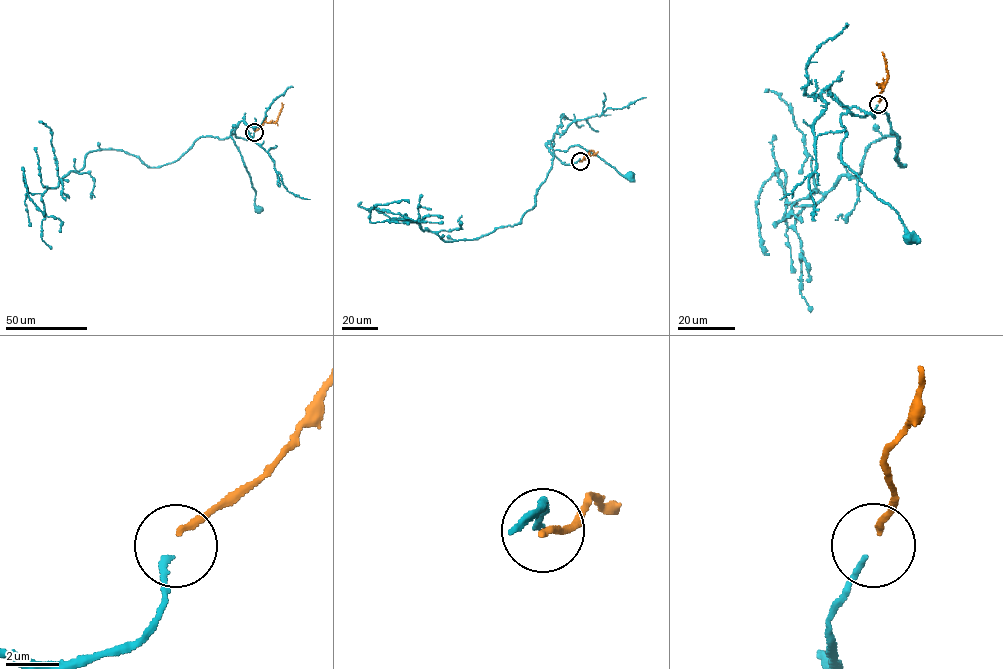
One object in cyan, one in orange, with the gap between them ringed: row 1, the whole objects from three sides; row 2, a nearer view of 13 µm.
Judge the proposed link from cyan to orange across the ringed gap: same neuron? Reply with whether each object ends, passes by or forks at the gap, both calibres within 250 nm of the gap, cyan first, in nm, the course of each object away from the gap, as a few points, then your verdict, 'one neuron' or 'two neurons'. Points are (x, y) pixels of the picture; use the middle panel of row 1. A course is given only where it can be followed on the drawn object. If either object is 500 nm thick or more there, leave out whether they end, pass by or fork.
cyan ends | orange ends | 200/200 nm | cyan via (580, 161), (565, 164), (547, 145), (553, 155), (555, 150), (579, 145), (629, 177) | orange via (579, 161), (586, 156), (595, 154), (590, 150) | one neuron

